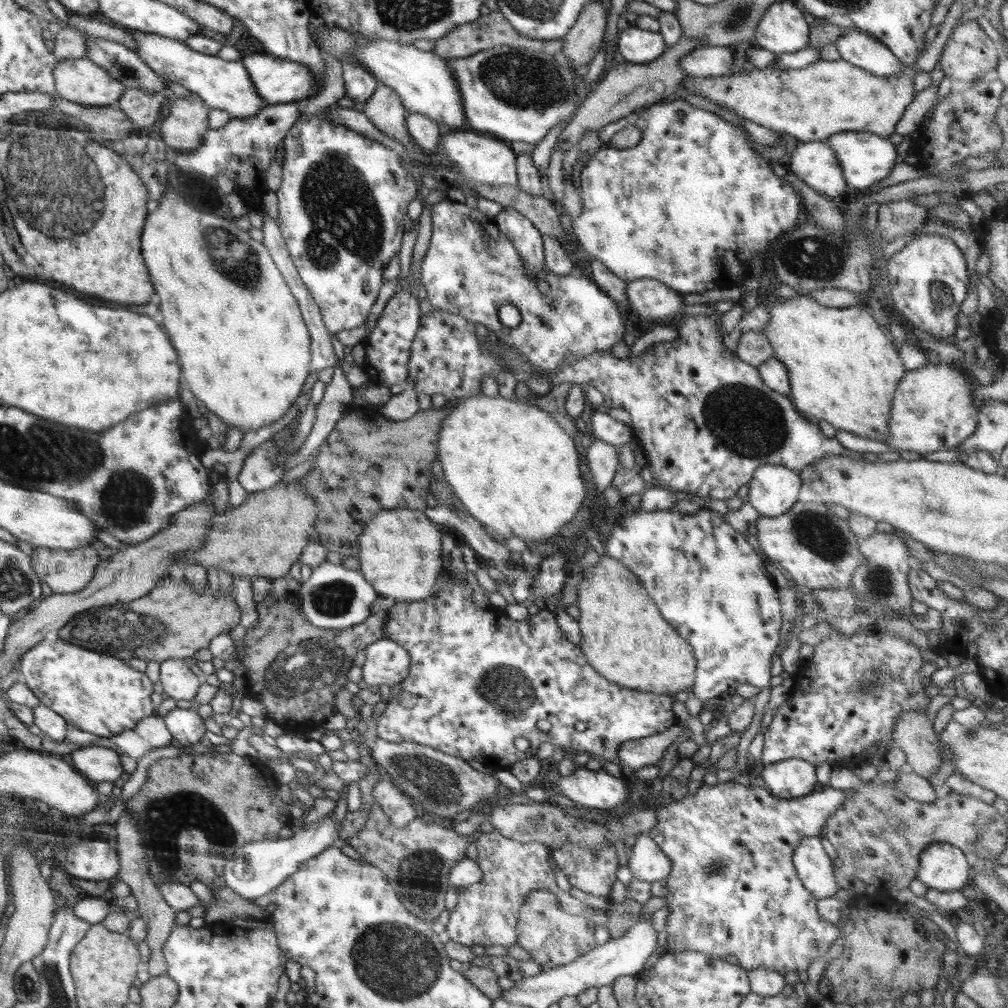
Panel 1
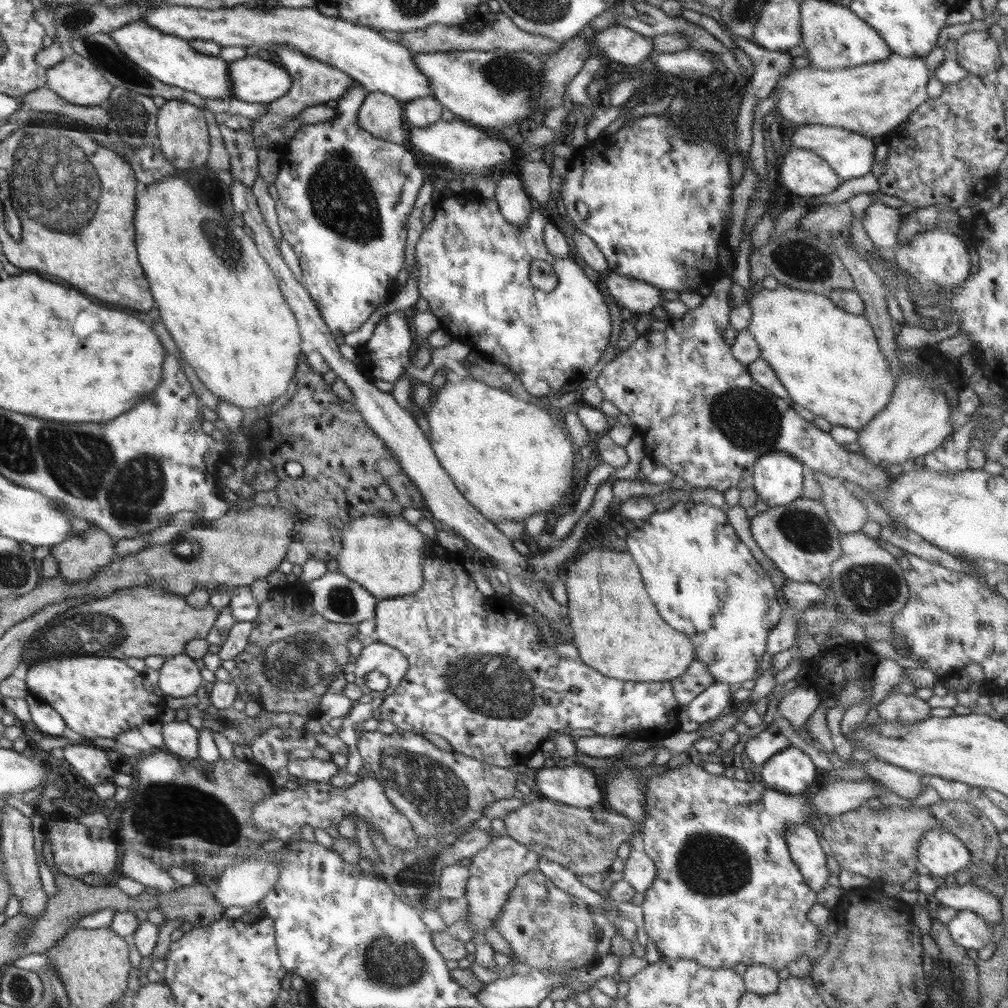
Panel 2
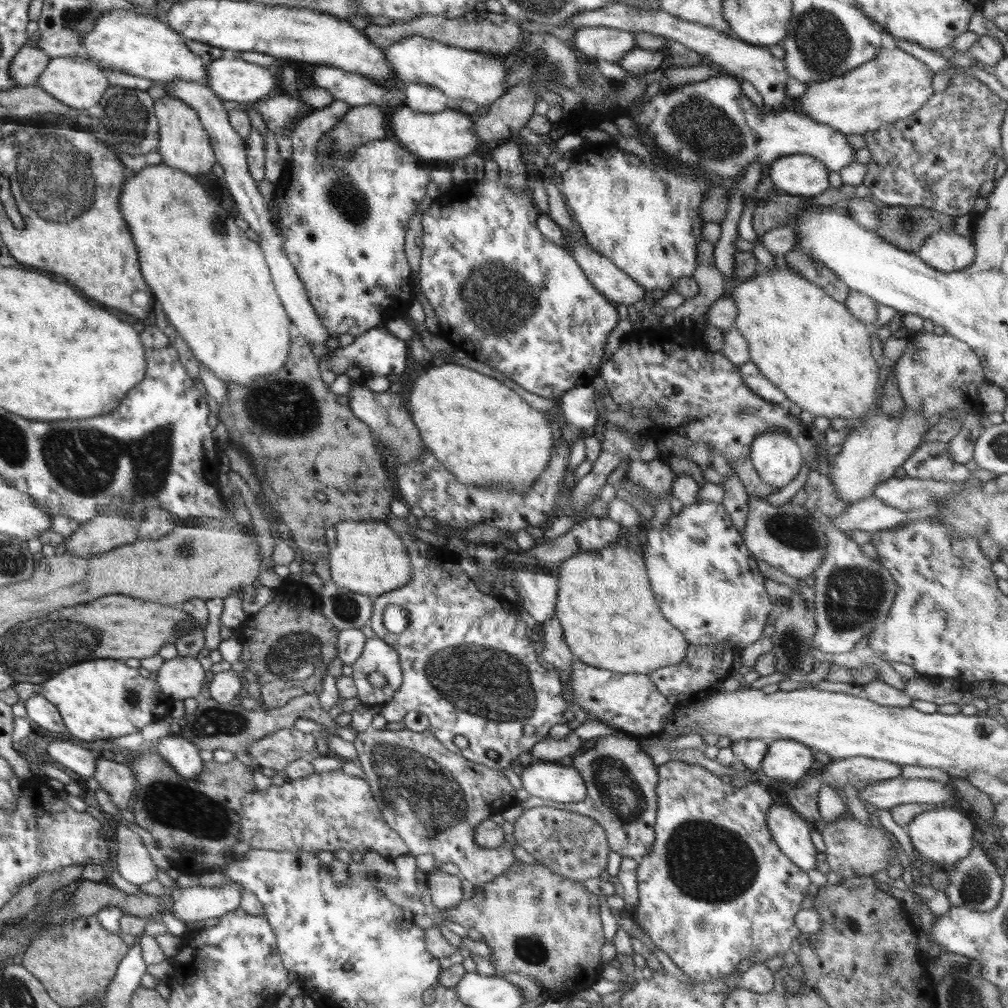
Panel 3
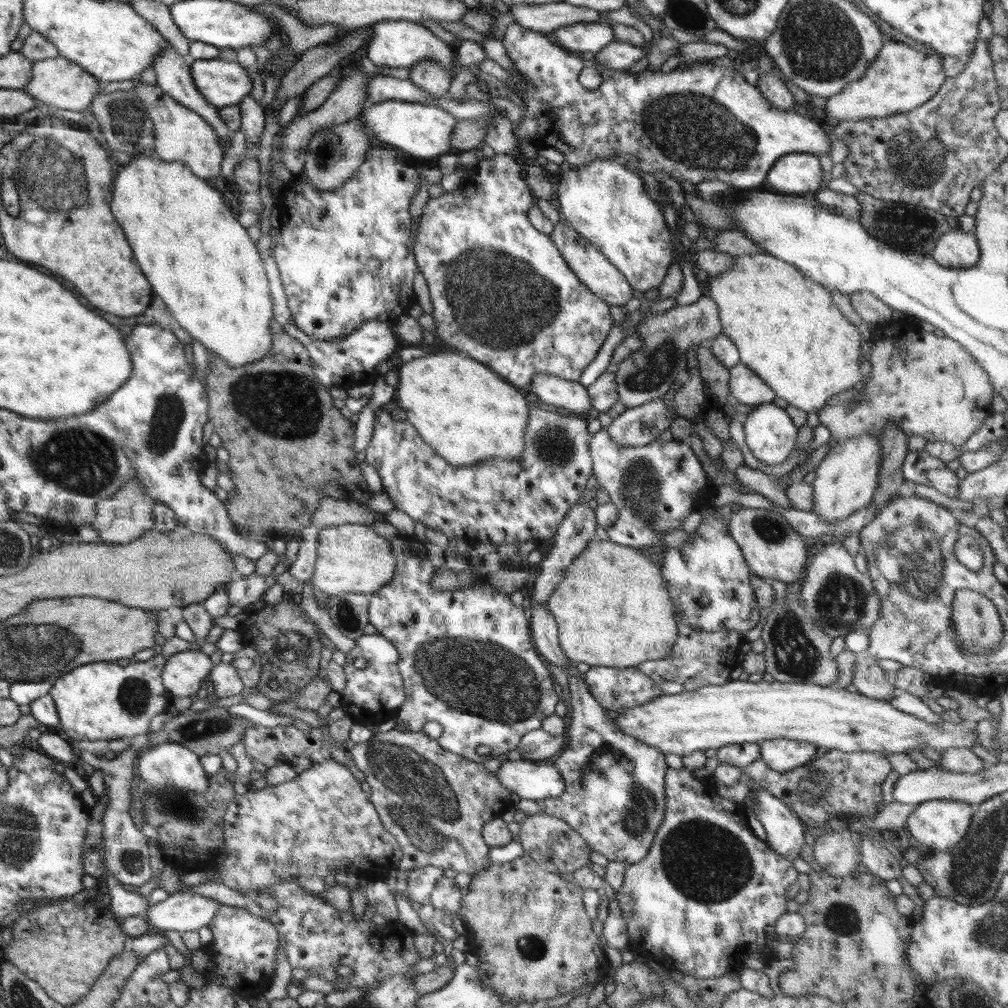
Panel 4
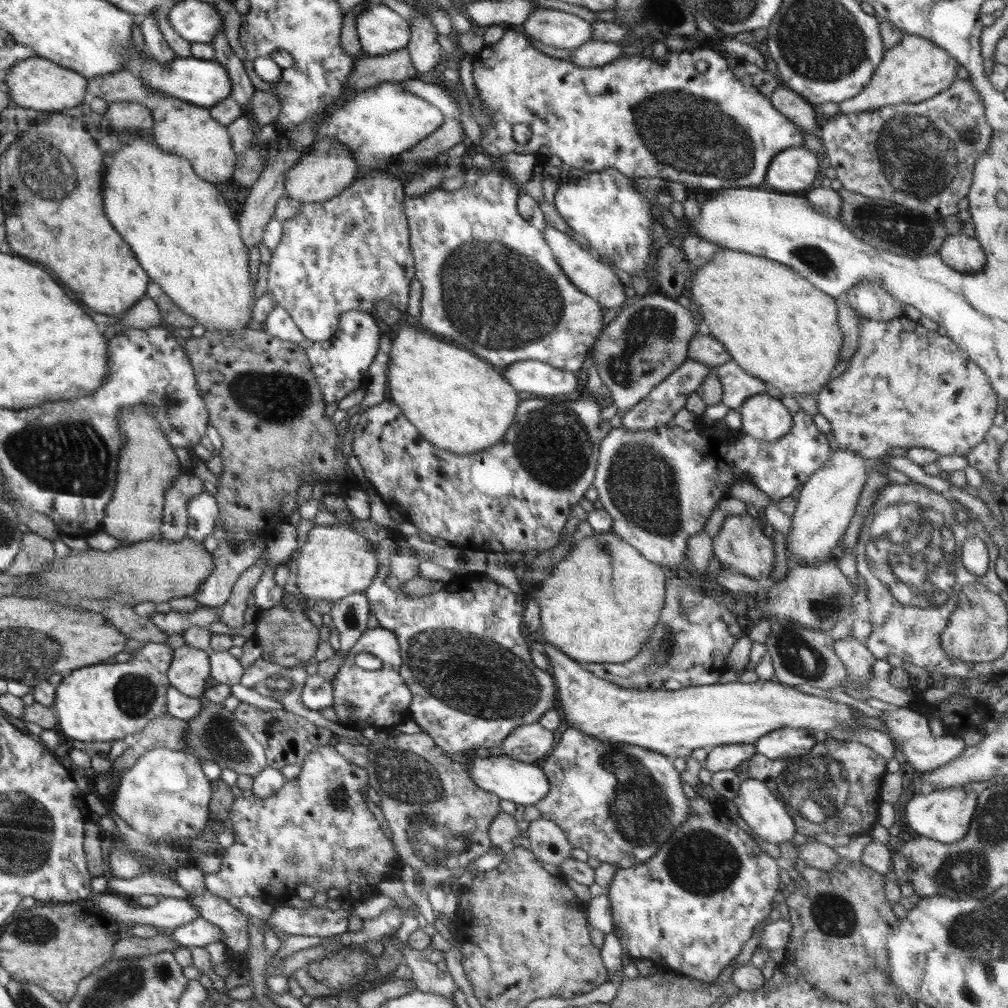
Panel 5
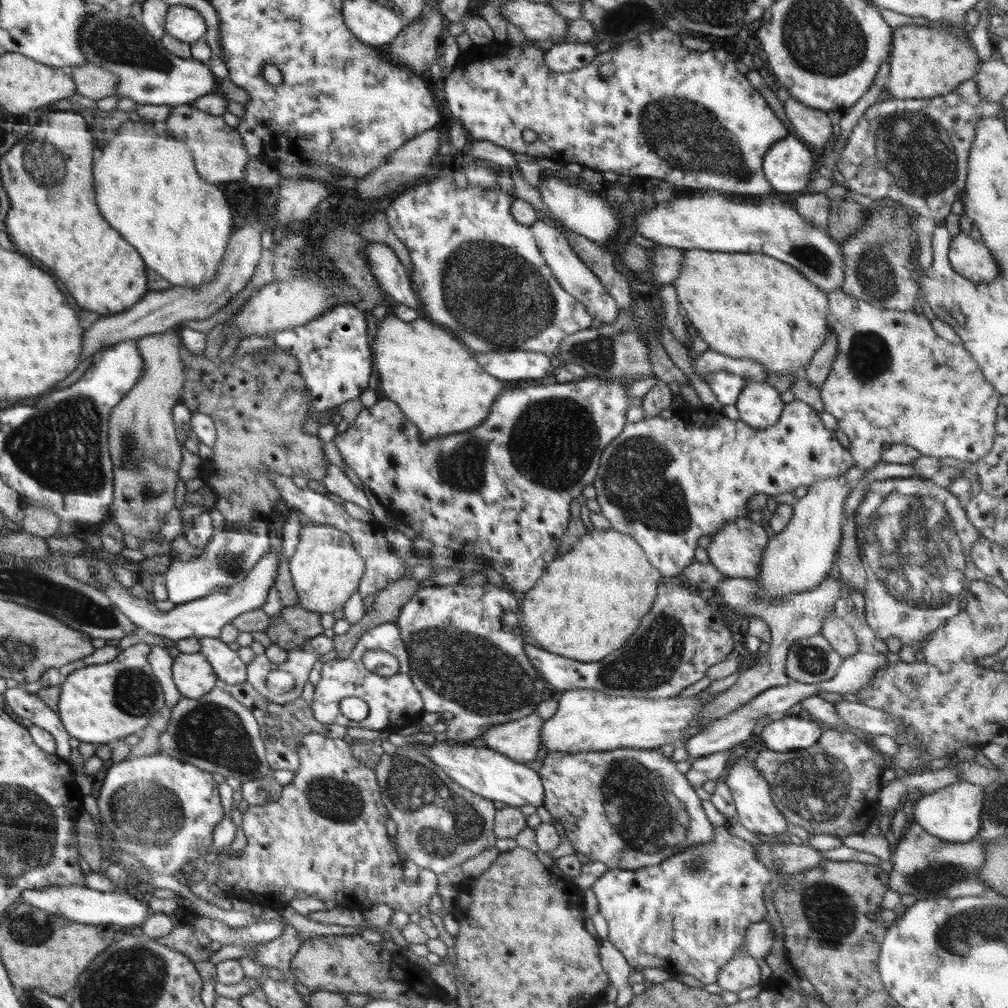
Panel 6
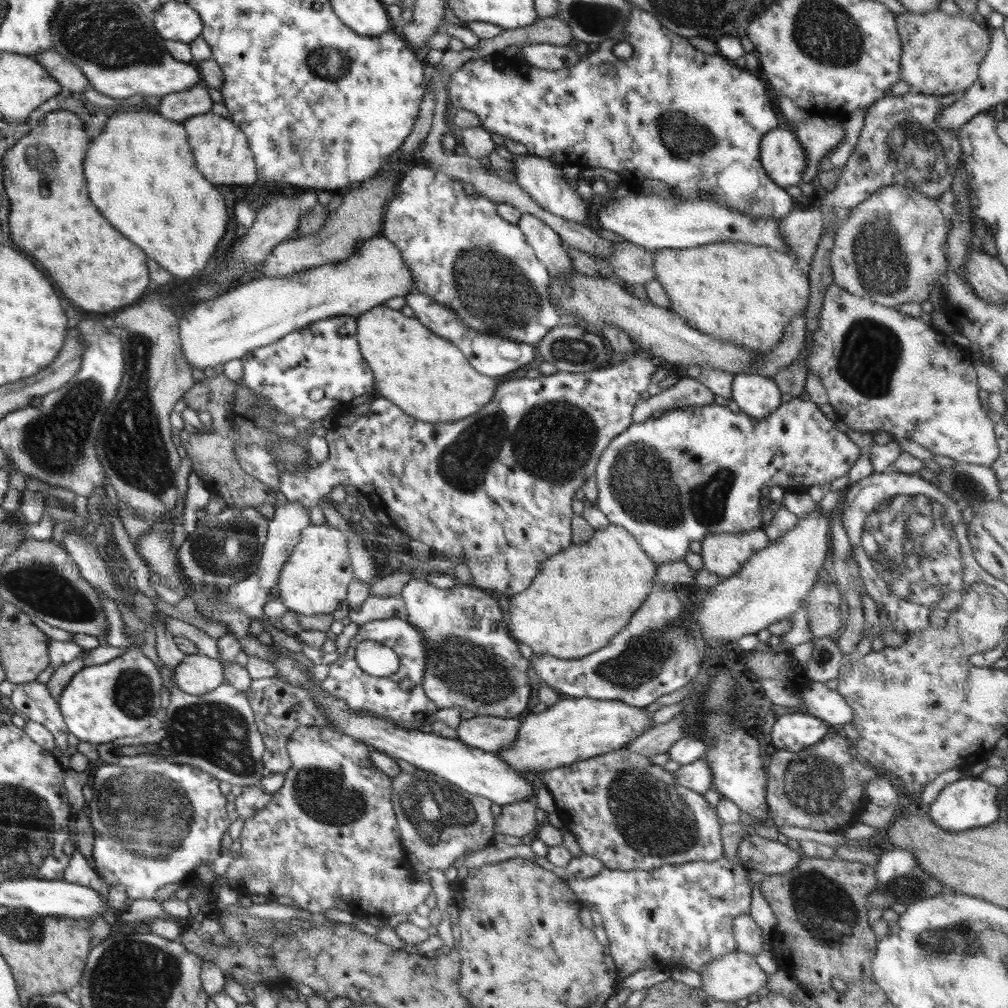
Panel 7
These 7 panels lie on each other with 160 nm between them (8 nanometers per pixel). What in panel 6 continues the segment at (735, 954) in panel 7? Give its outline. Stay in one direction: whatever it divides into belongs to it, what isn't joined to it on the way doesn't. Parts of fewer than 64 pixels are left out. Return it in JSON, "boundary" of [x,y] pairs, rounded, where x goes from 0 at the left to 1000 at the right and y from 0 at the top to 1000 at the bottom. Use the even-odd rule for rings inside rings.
{"boundary":[[[738,943],[732,945],[712,963],[709,974],[716,983],[728,985],[750,978],[756,974],[752,952]]]}

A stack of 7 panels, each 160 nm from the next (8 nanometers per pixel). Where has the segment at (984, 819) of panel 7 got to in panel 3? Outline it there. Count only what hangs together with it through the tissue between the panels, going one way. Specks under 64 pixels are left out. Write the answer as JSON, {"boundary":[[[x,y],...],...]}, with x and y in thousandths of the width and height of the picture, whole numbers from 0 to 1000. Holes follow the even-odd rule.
{"boundary":[[[934,800],[931,804],[921,804],[909,810],[899,820],[899,825],[904,831],[906,840],[913,848],[936,860],[945,859],[958,851],[964,843],[966,819],[964,815],[948,800]]]}

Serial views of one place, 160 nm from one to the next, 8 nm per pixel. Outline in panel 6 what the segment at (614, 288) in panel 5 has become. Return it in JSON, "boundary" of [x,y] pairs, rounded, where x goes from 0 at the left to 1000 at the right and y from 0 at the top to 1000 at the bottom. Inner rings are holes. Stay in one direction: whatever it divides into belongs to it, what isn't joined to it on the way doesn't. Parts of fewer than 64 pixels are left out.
{"boundary":[[[532,218],[525,225],[532,244],[536,247],[536,252],[540,255],[549,275],[556,281],[556,284],[581,305],[581,309],[587,313],[587,316],[594,317],[599,322],[609,320],[614,312],[611,299],[601,290],[593,275],[573,256],[561,232],[552,224],[545,223],[539,218]]]}

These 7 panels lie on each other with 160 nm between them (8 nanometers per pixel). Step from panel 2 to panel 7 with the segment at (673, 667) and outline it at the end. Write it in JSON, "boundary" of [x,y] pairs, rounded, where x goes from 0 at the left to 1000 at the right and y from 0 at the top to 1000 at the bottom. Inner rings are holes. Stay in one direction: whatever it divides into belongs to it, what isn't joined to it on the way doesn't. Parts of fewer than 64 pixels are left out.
{"boundary":[[[604,520],[600,525],[590,527],[585,536],[567,540],[557,549],[543,554],[523,585],[506,591],[502,611],[505,628],[514,638],[524,640],[529,651],[545,649],[560,654],[579,653],[599,643],[606,637],[606,632],[620,623],[649,582],[651,564],[652,561],[639,548],[628,530],[618,522]]]}

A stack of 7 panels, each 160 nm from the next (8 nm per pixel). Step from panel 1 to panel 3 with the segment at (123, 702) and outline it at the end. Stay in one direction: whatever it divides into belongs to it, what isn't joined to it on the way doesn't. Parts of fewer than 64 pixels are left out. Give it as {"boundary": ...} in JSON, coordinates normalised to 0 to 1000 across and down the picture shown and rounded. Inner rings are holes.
{"boundary":[[[116,654],[81,656],[40,679],[41,689],[59,704],[67,718],[68,730],[84,735],[105,734],[137,727],[141,720],[157,716],[168,708],[171,693],[160,686],[152,670],[142,670],[129,657]]]}

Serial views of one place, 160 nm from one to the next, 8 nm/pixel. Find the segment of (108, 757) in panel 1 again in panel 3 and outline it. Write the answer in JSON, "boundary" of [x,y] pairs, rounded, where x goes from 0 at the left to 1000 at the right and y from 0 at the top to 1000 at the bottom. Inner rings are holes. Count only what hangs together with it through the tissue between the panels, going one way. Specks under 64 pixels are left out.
{"boundary":[[[55,733],[52,736],[48,734],[48,741],[45,746],[65,762],[75,766],[82,774],[92,771],[96,757],[94,754],[99,749],[79,742],[79,736],[71,738],[71,736],[62,736],[62,734]]]}

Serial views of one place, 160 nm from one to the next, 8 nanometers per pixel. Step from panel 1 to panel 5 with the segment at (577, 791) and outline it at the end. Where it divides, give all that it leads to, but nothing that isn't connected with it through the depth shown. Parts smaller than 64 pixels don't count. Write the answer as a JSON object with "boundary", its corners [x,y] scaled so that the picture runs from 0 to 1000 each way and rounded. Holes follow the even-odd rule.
{"boundary":[[[500,748],[486,749],[482,752],[471,751],[461,758],[461,762],[474,783],[482,784],[482,786],[495,790],[500,795],[508,795],[512,799],[516,798],[520,801],[532,799],[546,786],[544,771],[532,756],[516,756]]]}

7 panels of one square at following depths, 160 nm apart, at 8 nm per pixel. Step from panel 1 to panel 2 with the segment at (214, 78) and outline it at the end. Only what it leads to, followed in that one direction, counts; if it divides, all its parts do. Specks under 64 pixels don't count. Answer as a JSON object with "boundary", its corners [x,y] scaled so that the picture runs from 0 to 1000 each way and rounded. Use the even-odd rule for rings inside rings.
{"boundary":[[[141,21],[124,24],[112,30],[108,35],[127,58],[161,81],[189,89],[202,97],[233,96],[229,91],[227,63],[217,56],[203,55],[199,51],[192,50],[189,42],[185,39],[169,33],[165,34]]]}

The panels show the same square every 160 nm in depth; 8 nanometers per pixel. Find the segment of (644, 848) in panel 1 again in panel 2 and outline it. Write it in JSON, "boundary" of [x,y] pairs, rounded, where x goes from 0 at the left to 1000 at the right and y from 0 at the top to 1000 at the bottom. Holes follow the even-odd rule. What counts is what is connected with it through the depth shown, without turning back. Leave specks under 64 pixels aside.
{"boundary":[[[626,842],[623,853],[619,854],[619,874],[625,876],[629,883],[635,887],[651,871],[651,858],[638,844]]]}

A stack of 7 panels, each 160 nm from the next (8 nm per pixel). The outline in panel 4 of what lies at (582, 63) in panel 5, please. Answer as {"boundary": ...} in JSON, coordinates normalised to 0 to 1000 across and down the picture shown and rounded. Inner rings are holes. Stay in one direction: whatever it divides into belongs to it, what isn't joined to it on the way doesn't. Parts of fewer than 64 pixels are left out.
{"boundary":[[[607,41],[590,53],[590,60],[596,66],[606,69],[623,69],[629,62],[642,56],[642,48],[621,41]]]}

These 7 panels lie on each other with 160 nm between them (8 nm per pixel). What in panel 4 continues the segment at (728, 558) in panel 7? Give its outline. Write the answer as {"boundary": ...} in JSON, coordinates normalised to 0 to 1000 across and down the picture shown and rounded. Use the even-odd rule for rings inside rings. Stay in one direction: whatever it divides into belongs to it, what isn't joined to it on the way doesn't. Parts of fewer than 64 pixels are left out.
{"boundary":[[[735,504],[725,510],[722,528],[734,543],[740,560],[746,570],[765,576],[775,575],[778,578],[794,576],[805,555],[804,539],[800,532],[794,532],[782,517],[769,506],[757,504]]]}

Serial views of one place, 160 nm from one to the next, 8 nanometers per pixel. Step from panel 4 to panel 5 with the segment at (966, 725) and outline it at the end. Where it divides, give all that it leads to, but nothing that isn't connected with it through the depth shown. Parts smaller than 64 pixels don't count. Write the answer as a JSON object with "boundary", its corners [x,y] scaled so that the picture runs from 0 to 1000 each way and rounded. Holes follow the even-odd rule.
{"boundary":[[[538,636],[538,639],[540,640],[539,647],[545,653],[544,655],[546,659],[545,665],[549,670],[549,674],[551,675],[552,679],[552,692],[556,692],[556,696],[558,697],[559,707],[561,708],[562,712],[562,718],[563,718],[564,721],[566,720],[567,722],[572,722],[573,724],[576,724],[577,726],[580,726],[581,728],[584,728],[585,730],[588,730],[593,734],[605,734],[605,736],[608,735],[608,736],[619,736],[622,738],[629,738],[633,740],[638,740],[639,742],[645,744],[650,744],[651,746],[660,749],[667,749],[670,752],[671,751],[681,752],[685,751],[686,746],[688,744],[690,744],[690,742],[703,743],[709,740],[714,740],[719,738],[749,737],[752,734],[752,732],[758,730],[758,728],[762,728],[767,724],[772,724],[775,722],[800,723],[800,724],[805,724],[805,726],[808,728],[813,726],[813,724],[816,724],[817,726],[820,726],[821,731],[825,732],[828,732],[827,730],[824,730],[824,726],[827,723],[833,723],[833,724],[845,723],[846,725],[850,725],[851,723],[861,723],[860,721],[853,719],[853,717],[851,717],[850,715],[847,715],[847,704],[850,703],[849,701],[845,701],[845,699],[837,697],[829,697],[829,695],[825,695],[824,693],[821,692],[812,691],[802,688],[796,688],[795,686],[788,684],[788,681],[780,680],[778,678],[774,678],[773,676],[752,675],[748,678],[738,678],[738,677],[733,677],[731,675],[728,677],[718,678],[718,679],[710,678],[698,681],[686,681],[675,685],[655,684],[648,686],[637,686],[637,685],[622,684],[622,683],[617,683],[616,681],[613,681],[607,677],[603,677],[598,673],[593,673],[592,671],[589,671],[589,669],[587,669],[586,667],[577,664],[573,656],[569,655],[568,653],[565,653],[563,649],[556,647],[553,643],[551,643],[551,641],[548,641],[547,639],[544,639],[541,636]]]}

